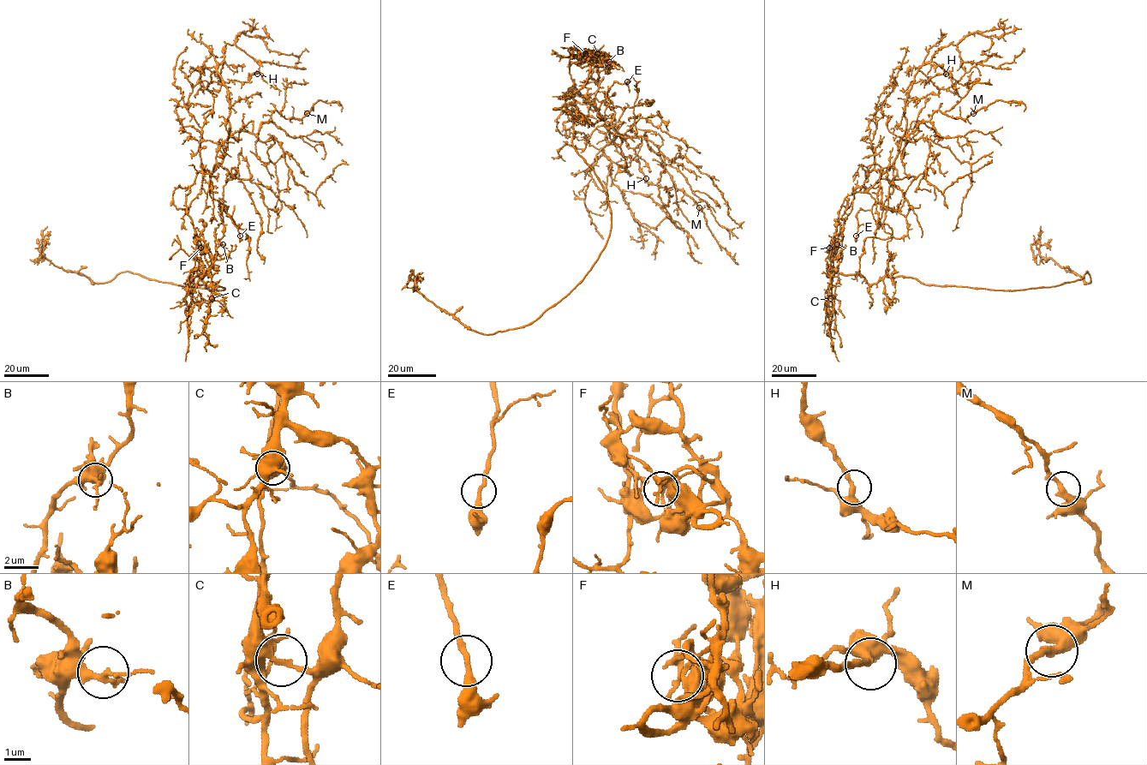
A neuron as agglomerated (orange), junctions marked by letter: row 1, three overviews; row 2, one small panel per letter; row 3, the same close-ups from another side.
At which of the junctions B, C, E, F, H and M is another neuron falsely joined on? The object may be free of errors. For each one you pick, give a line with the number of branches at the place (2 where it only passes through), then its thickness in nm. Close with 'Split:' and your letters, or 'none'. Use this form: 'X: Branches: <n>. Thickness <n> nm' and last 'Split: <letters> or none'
C: Branches: 2. Thickness 280 nm
Split: C

